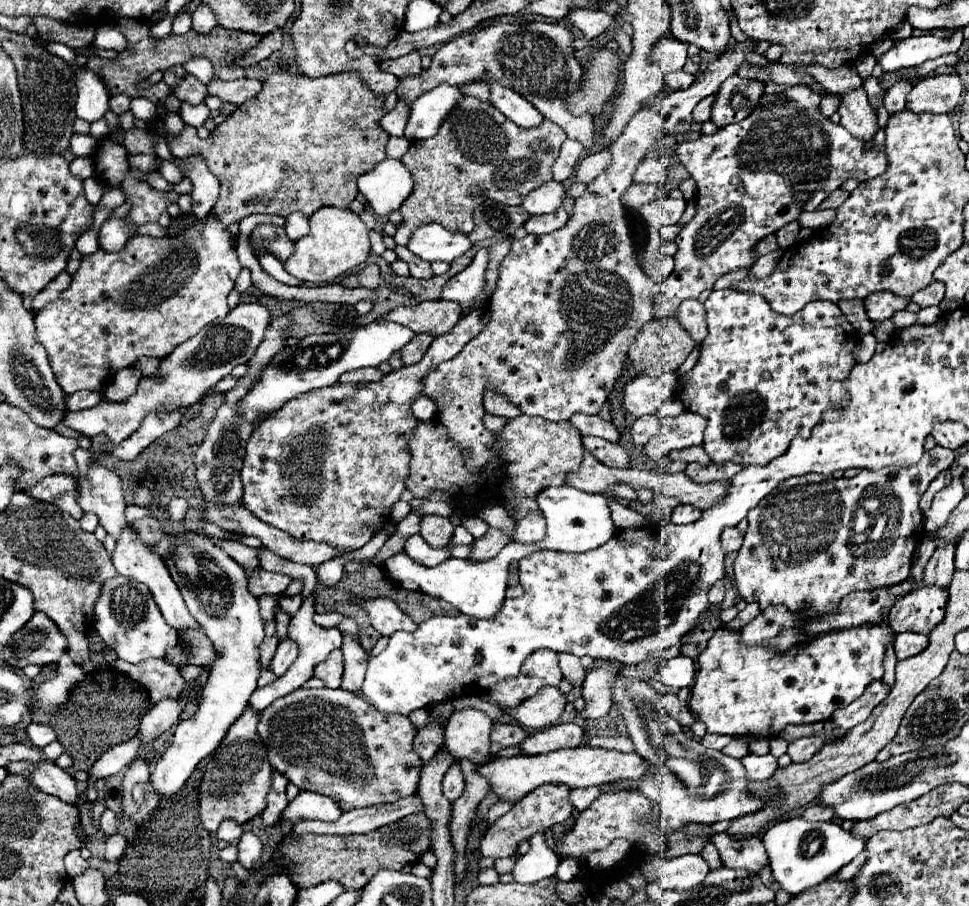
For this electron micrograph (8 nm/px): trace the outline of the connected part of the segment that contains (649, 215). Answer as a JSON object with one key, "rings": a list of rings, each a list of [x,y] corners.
{"rings":[[[664,197],[664,199],[656,199],[646,203],[640,209],[640,215],[646,219],[648,225],[660,229],[664,225],[676,225],[678,219],[682,217],[686,209],[686,201],[684,199],[672,199],[672,197]]]}

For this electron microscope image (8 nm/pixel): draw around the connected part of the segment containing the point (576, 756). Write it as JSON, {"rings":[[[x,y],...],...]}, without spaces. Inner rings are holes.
{"rings":[[[576,747],[576,749],[562,749],[552,751],[546,755],[534,755],[534,757],[494,757],[494,761],[488,761],[476,769],[482,777],[488,779],[490,791],[498,795],[500,801],[518,801],[526,793],[534,791],[536,787],[544,783],[562,783],[570,789],[578,787],[592,787],[602,783],[612,783],[618,779],[638,779],[646,773],[644,759],[638,753],[620,753],[620,751],[608,751],[608,749],[594,749],[594,747]]]}

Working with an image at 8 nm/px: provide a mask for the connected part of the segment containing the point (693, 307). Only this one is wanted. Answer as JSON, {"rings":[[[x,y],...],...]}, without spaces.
{"rings":[[[682,301],[676,315],[674,315],[680,325],[688,331],[688,335],[696,341],[702,343],[708,335],[706,325],[704,325],[704,307],[698,301]]]}

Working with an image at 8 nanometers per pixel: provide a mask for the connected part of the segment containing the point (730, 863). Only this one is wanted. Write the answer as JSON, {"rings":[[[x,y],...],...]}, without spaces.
{"rings":[[[728,833],[712,835],[722,865],[728,869],[746,869],[758,873],[766,863],[768,855],[758,837],[732,837]]]}

